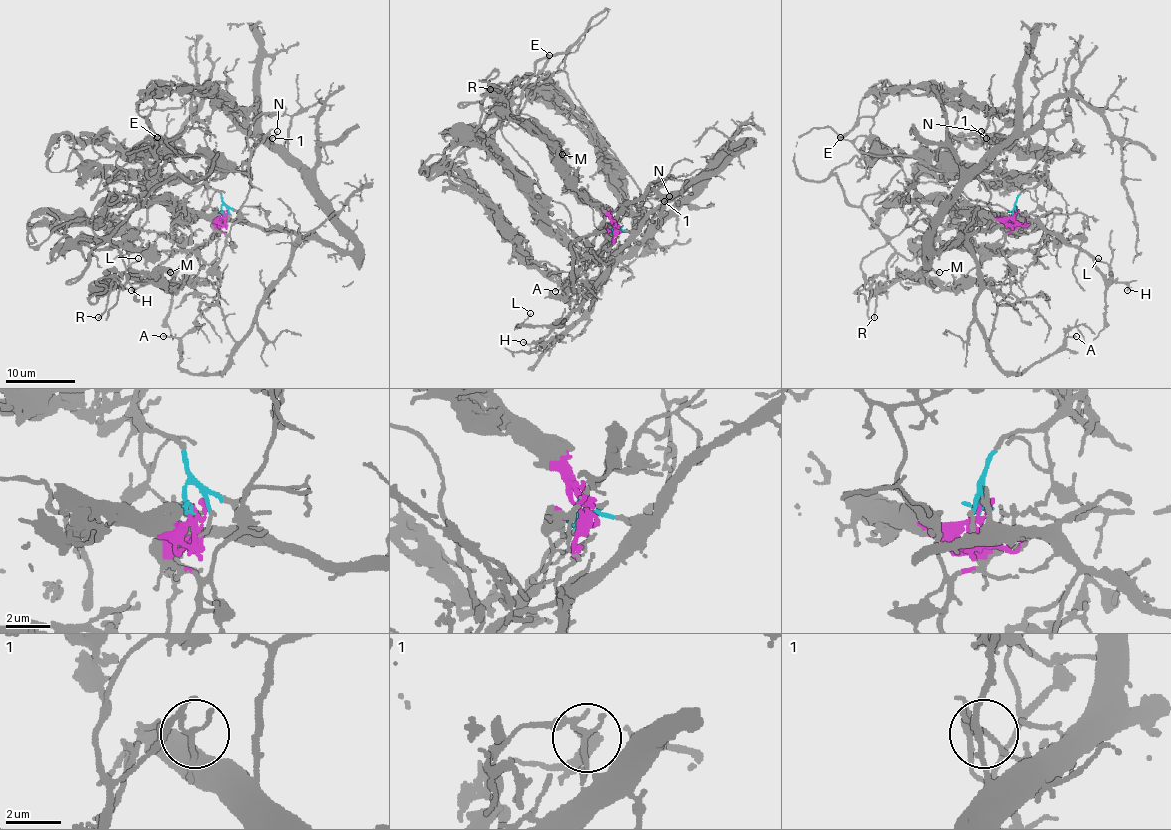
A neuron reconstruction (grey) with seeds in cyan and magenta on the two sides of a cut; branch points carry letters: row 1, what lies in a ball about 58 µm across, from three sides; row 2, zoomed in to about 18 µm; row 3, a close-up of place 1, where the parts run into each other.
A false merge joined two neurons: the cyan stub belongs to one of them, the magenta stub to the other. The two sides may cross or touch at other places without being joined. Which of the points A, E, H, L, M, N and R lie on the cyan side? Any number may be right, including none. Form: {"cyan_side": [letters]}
{"cyan_side": ["A", "H", "L", "N"]}

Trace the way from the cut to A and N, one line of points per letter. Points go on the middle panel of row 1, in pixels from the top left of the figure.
A: (616, 229), (636, 231), (688, 182), (648, 191), (610, 226), (578, 238), (572, 277), (555, 291)
N: (616, 229), (636, 231), (657, 208), (700, 179), (716, 175), (747, 144), (740, 144), (664, 210), (669, 196)

